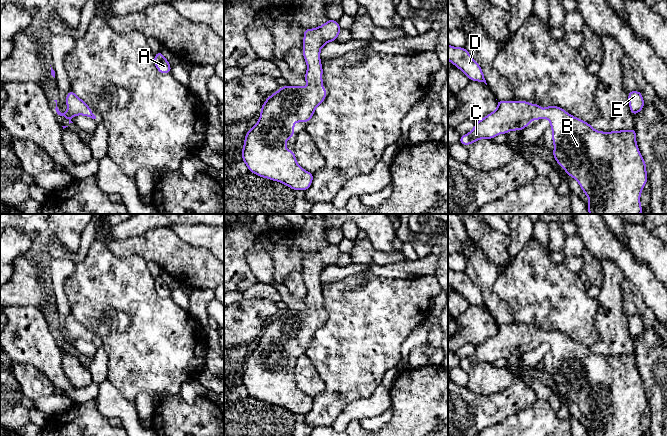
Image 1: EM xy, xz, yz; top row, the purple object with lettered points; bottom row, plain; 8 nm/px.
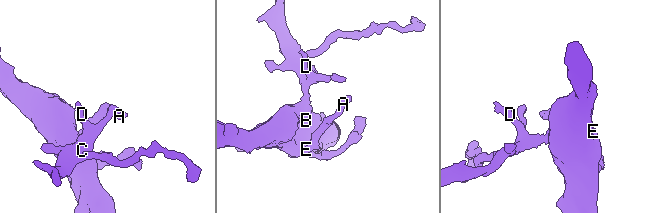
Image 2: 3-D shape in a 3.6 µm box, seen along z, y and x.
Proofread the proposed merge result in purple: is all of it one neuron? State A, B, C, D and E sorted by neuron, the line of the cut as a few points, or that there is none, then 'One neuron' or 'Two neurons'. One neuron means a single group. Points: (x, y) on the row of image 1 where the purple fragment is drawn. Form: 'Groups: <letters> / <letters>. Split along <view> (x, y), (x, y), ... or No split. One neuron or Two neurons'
Groups: A B C D E. No split. One neuron

